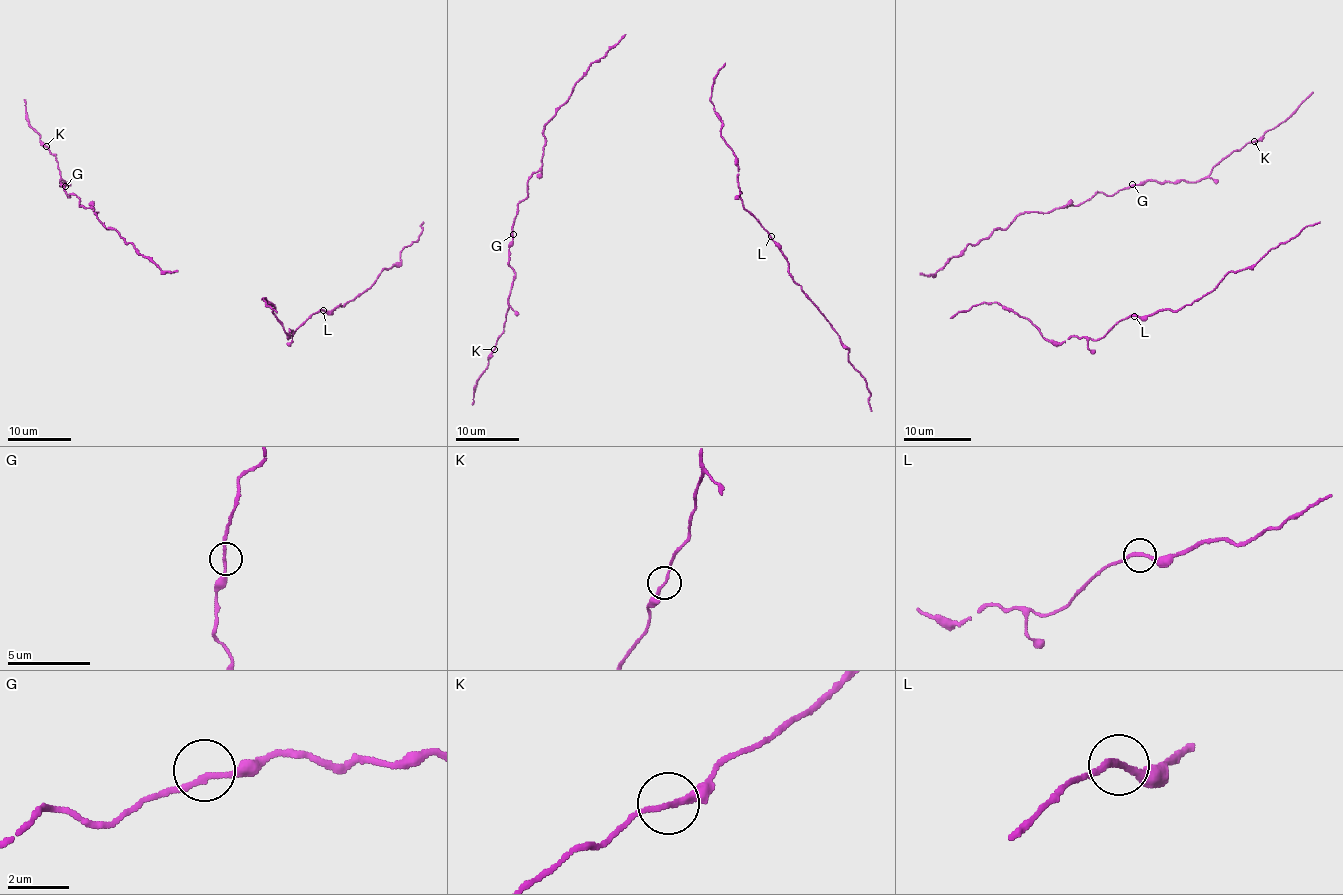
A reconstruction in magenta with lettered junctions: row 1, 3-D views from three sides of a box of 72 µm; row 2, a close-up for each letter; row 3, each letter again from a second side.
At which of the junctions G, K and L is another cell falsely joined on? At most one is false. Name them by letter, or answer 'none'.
K

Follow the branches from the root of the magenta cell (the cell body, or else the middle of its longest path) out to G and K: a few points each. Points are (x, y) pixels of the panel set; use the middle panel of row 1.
G: (626, 34), (589, 66), (570, 97), (544, 126), (541, 166), (527, 183), (527, 196), (517, 204), (513, 234)
K: (626, 34), (589, 66), (543, 129), (541, 166), (513, 223), (514, 279), (493, 349)

